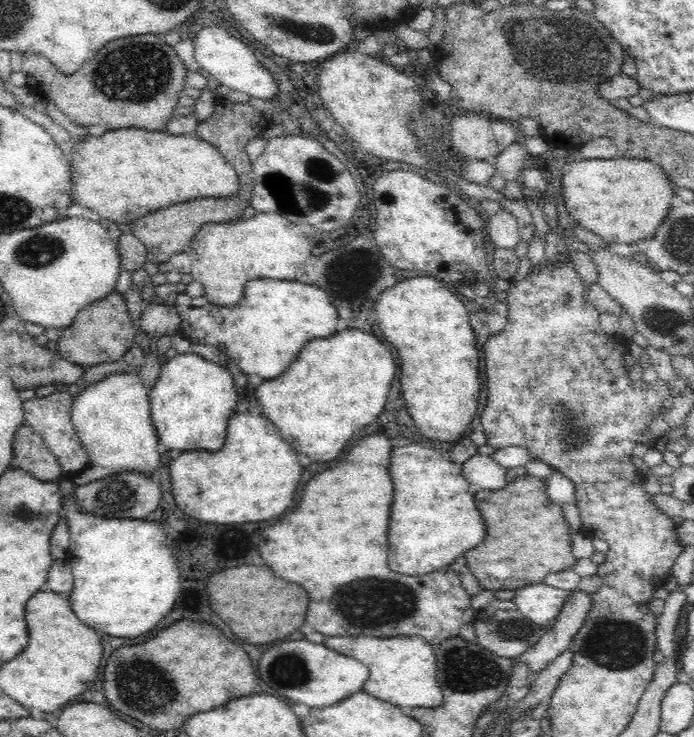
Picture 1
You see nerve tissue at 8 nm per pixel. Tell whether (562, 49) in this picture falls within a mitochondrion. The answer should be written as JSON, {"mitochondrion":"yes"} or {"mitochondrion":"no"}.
{"mitochondrion":"yes"}

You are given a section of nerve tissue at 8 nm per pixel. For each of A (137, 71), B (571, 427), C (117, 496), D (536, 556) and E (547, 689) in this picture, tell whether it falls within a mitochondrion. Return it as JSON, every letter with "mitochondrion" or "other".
{"A":"mitochondrion","B":"mitochondrion","C":"mitochondrion","D":"other","E":"other"}

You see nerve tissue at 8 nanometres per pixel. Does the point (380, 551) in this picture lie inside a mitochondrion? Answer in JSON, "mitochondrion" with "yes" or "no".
{"mitochondrion":"no"}

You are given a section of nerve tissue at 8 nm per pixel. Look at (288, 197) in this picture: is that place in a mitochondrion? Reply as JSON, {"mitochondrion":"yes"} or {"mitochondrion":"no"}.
{"mitochondrion":"yes"}

